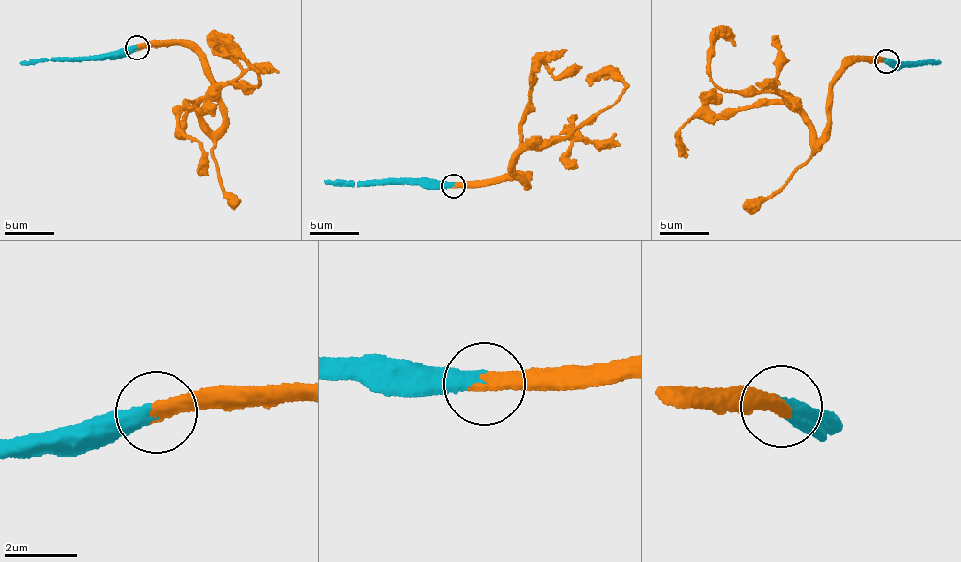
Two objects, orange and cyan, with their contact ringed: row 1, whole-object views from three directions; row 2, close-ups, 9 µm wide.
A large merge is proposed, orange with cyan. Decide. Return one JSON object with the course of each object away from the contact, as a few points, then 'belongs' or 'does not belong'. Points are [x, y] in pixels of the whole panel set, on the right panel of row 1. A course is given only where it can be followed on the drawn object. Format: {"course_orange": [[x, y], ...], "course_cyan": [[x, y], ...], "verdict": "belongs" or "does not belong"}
{"course_orange": [[887, 60], [835, 80], [816, 147], [771, 91], [716, 85], [708, 64], [717, 38], [734, 38]], "course_cyan": [[887, 62], [938, 59]], "verdict": "belongs"}

